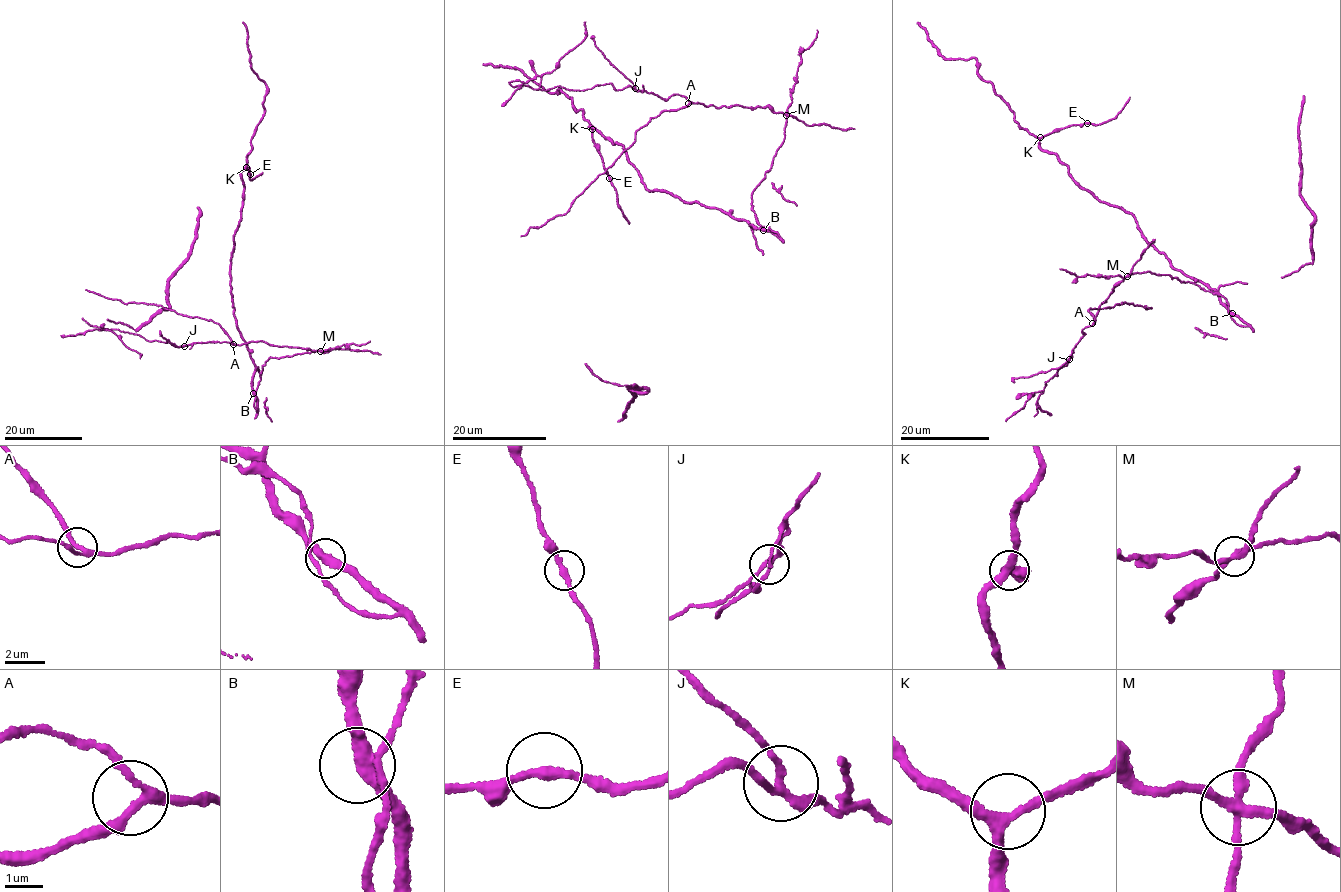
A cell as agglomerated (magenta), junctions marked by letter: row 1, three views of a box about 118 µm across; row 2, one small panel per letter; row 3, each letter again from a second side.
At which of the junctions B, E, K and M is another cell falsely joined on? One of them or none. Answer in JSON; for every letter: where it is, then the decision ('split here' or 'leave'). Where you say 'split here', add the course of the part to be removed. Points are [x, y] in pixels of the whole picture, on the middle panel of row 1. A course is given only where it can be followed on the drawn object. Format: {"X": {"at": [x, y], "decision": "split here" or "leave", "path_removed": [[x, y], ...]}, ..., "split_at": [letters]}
{"B": {"at": [763, 230], "decision": "leave"}, "E": {"at": [609, 178], "decision": "leave"}, "K": {"at": [592, 129], "decision": "leave"}, "M": {"at": [786, 115], "decision": "split here", "path_removed": [[786, 115], [608, 83], [539, 90], [542, 77], [584, 39], [585, 21]]}, "split_at": ["M"]}

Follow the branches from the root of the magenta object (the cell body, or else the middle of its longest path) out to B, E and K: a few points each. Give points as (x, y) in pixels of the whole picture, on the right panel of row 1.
B: (1116, 286), (1130, 274), (1148, 271), (1170, 275), (1221, 294), (1232, 313)
E: (1116, 286), (1170, 275), (1221, 294), (1229, 312), (1040, 147), (1087, 123)
K: (1116, 286), (1170, 275), (1221, 294), (1229, 312), (1040, 137)

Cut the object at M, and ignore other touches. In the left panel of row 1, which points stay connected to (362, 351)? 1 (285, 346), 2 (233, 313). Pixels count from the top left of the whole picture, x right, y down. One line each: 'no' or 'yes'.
1: yes
2: no

